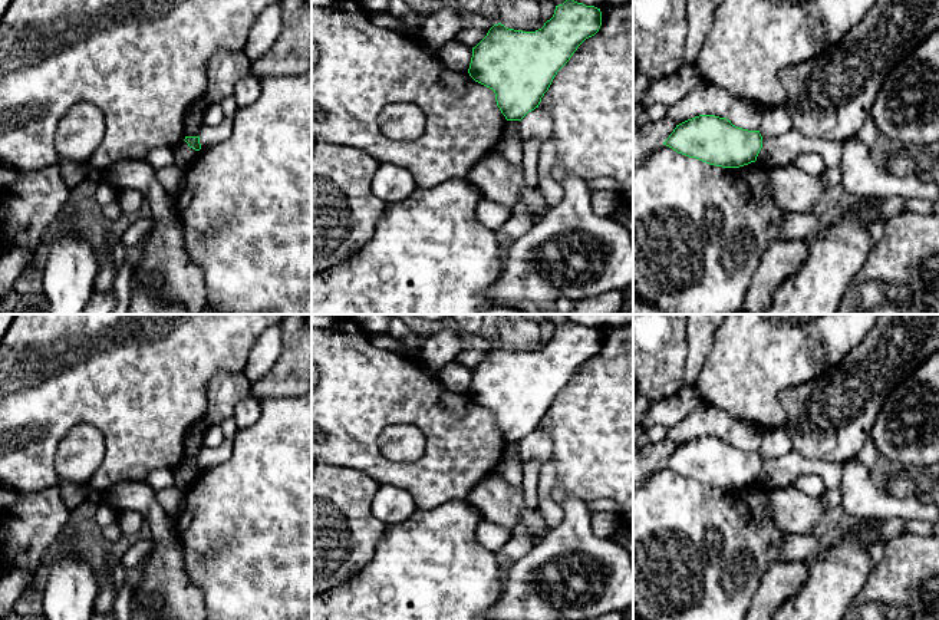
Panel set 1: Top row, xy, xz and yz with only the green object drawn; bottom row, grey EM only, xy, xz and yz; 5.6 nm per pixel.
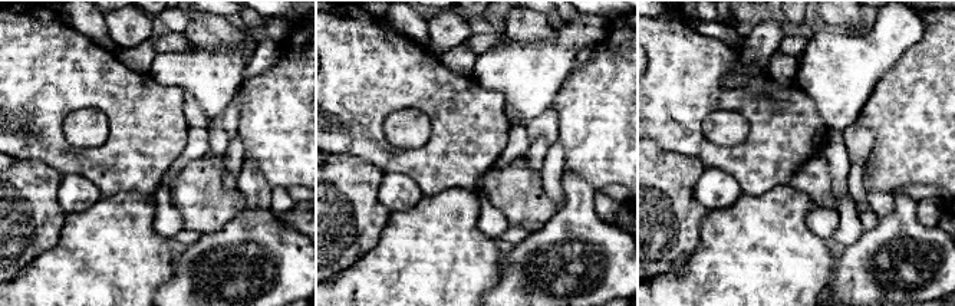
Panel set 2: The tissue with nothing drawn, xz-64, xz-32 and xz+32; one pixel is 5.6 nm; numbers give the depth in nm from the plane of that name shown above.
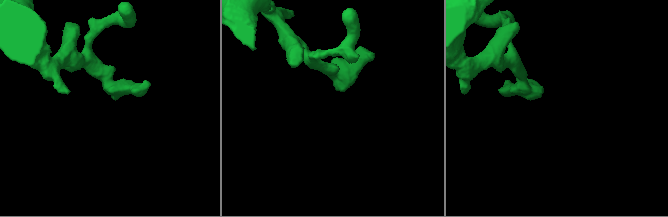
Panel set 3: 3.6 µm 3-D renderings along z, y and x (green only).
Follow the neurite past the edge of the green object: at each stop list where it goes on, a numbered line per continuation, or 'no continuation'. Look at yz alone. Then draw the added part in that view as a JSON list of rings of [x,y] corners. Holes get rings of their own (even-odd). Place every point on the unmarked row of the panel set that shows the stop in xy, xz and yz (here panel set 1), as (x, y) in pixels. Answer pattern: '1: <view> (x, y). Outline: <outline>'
no continuation

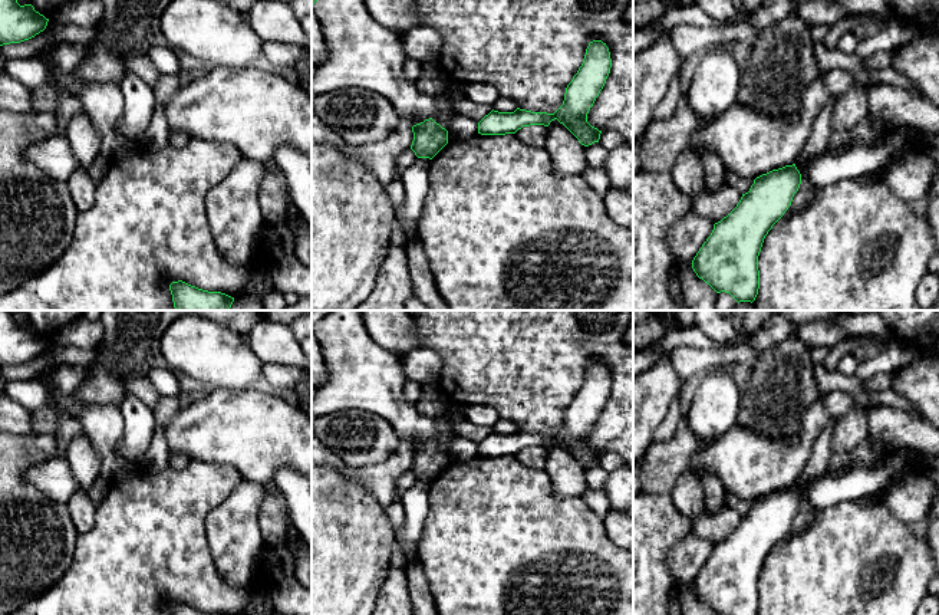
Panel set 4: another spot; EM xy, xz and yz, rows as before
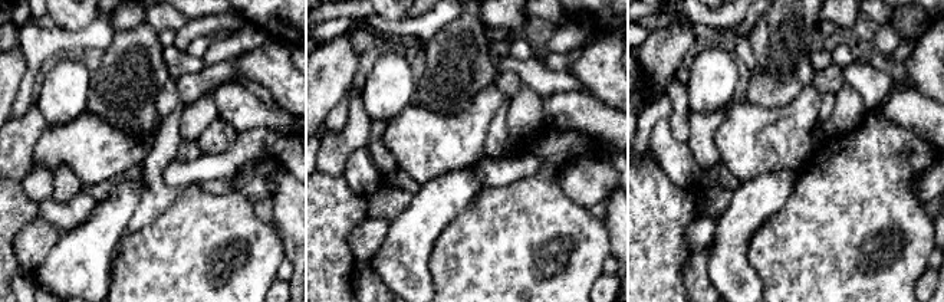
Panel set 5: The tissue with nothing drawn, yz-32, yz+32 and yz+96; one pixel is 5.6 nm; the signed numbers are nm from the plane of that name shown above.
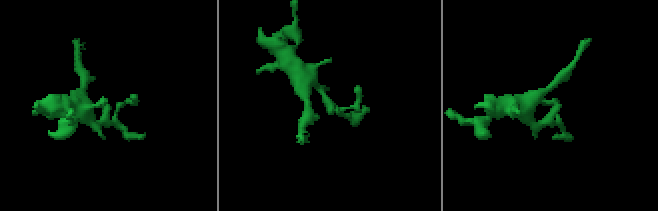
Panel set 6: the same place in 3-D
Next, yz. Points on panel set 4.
no continuation

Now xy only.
no continuation

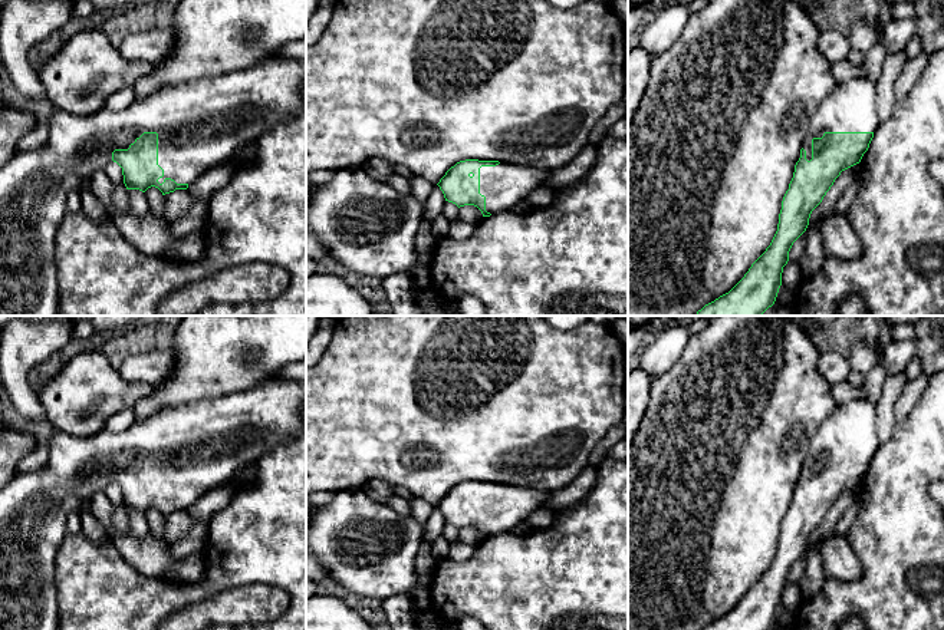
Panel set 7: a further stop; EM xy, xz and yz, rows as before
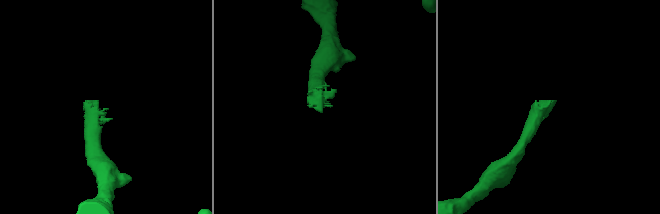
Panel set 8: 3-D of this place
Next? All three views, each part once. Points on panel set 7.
1: xy (201, 445). Outline: [[[270,377],[249,390],[164,408],[148,419],[134,422],[124,432],[105,428],[99,433],[76,438],[53,429],[46,466],[14,475],[0,488],[0,630],[59,630],[56,554],[68,534],[68,517],[80,511],[83,502],[91,502],[98,491],[112,484],[115,471],[128,471],[144,453],[157,453],[158,486],[164,491],[158,504],[171,499],[177,505],[190,507],[213,489],[233,484],[236,474],[246,465],[257,464],[264,453],[290,442],[303,426],[305,412],[306,379]]]

